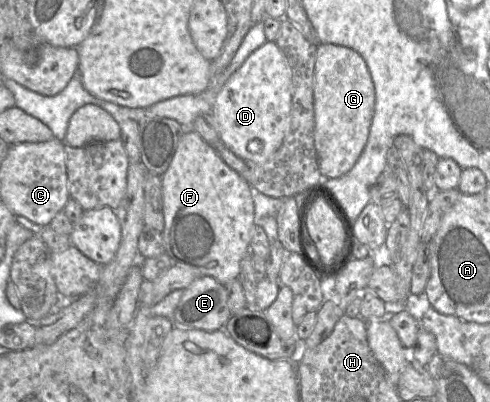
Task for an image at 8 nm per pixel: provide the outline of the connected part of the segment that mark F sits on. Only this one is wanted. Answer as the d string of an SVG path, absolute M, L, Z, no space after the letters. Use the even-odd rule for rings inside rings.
M192 129L181 136L167 171L161 176L164 229L162 233L165 253L174 262L195 277L210 276L222 285L239 277L240 263L250 254L250 242L255 225L254 190L237 172L231 169Z

